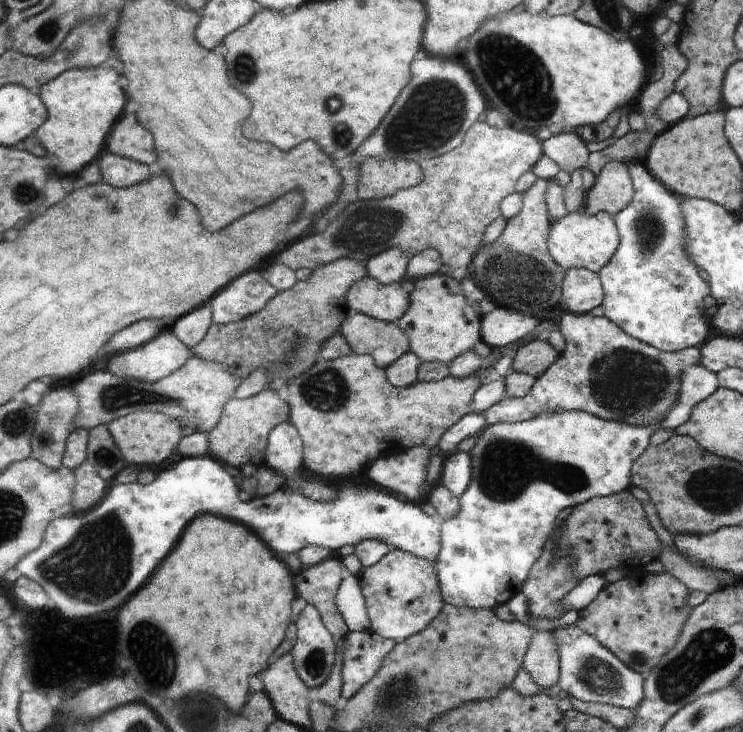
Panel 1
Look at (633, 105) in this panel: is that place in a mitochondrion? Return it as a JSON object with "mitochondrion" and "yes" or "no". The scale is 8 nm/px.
{"mitochondrion":"no"}

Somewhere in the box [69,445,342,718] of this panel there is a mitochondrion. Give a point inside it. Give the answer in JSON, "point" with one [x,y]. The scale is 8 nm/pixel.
{"point":[151,648]}

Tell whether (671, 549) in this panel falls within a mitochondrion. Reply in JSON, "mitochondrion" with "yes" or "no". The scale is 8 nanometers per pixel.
{"mitochondrion":"no"}

